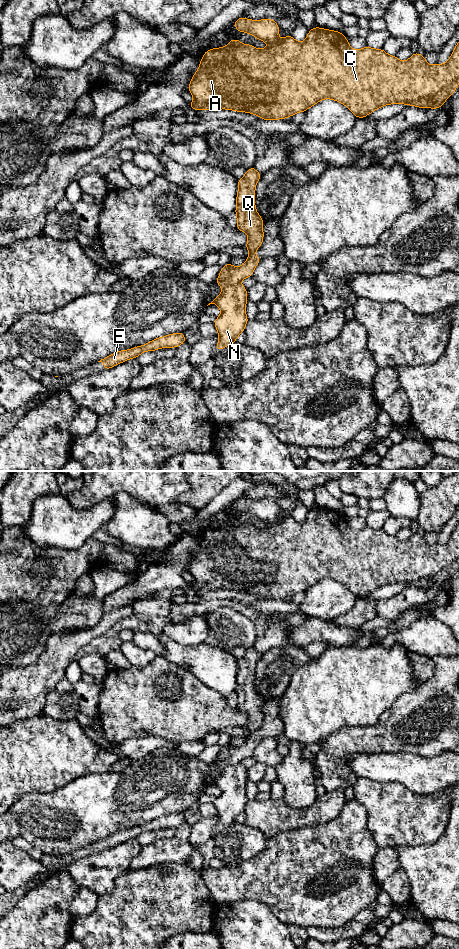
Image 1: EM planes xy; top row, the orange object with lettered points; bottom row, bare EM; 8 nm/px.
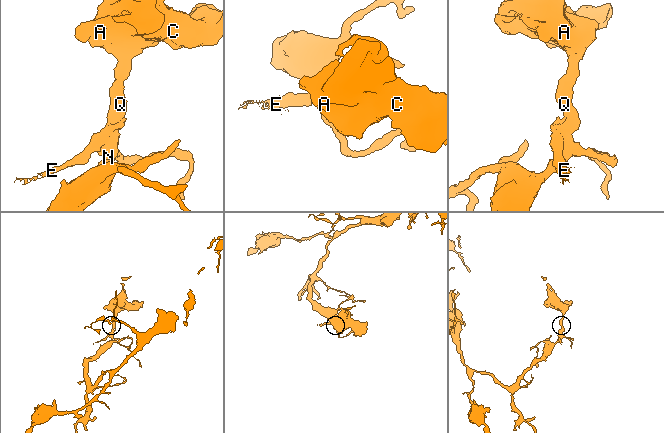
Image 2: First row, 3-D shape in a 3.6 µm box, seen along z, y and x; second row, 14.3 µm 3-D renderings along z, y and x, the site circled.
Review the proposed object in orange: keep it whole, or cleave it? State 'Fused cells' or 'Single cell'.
Fused cells

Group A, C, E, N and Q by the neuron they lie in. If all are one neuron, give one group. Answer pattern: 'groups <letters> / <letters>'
groups A C N Q / E

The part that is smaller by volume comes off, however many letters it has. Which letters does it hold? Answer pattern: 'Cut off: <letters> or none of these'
Cut off: E

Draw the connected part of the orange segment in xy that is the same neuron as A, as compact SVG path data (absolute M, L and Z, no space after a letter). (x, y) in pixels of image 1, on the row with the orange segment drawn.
M240 17L234 26L238 32L251 34L269 46L258 49L230 38L227 46L207 50L188 87L193 95L191 109L227 109L278 120L305 112L323 99L332 99L344 104L357 118L364 118L389 104L439 109L459 84L459 42L446 63L428 65L419 53L400 61L383 49L365 46L354 50L342 32L320 27L309 30L306 40L298 42L291 35L279 40L279 27L272 19Z

